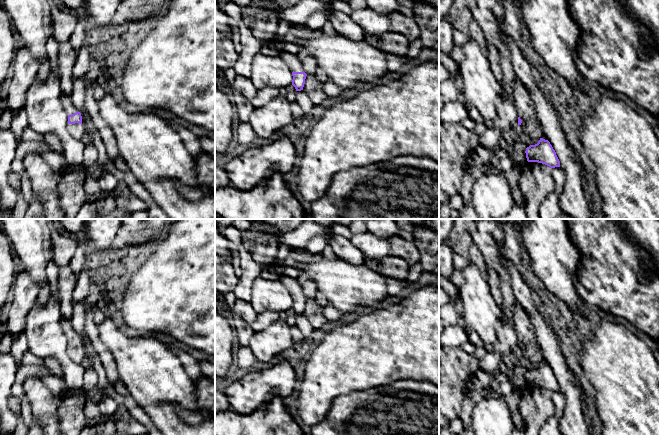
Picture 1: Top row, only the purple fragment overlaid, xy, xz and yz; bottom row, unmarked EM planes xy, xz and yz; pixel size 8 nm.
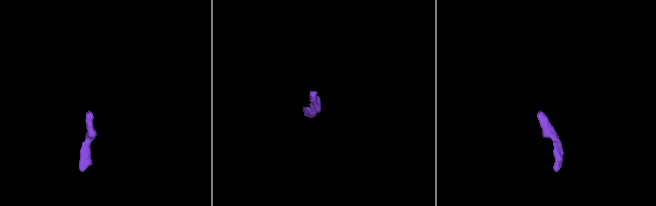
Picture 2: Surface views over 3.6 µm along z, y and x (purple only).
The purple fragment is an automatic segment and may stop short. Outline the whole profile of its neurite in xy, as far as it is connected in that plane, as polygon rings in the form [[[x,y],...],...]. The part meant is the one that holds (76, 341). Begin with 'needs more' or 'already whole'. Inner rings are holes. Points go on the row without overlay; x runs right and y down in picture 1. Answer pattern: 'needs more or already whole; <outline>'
needs more; [[[61,317],[60,324],[64,334],[68,338],[68,347],[67,347],[68,356],[74,363],[81,364],[84,357],[81,337],[73,329],[70,320]]]

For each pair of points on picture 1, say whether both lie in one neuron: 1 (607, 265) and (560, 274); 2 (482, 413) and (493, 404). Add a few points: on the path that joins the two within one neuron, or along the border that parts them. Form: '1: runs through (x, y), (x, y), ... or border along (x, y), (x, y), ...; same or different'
1: border along (576, 248), (579, 267), (575, 289), (579, 294); different
2: runs through (485, 412), (490, 407); same

